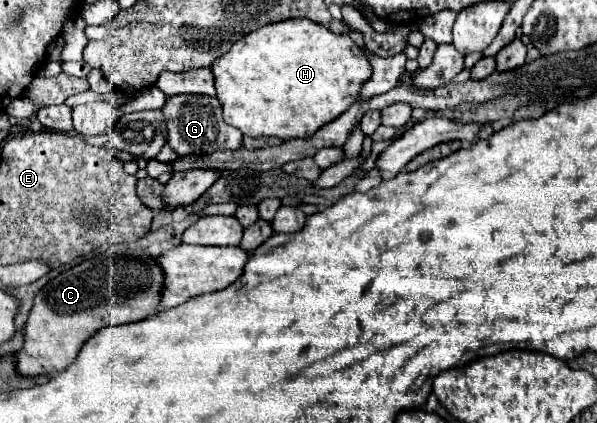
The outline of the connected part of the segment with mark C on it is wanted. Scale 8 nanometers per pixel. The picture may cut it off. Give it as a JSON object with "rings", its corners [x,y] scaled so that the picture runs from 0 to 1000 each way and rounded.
{"rings":[[[245,586],[208,591],[201,600],[184,600],[178,610],[151,610],[97,648],[57,704],[57,723],[50,733],[50,747],[40,775],[40,818],[30,832],[30,861],[27,861],[30,879],[37,889],[67,889],[67,884],[90,889],[94,879],[104,879],[127,851],[141,809],[168,775],[191,771],[191,766],[235,761],[248,747],[258,747],[265,738],[271,686],[275,686],[275,643],[265,629],[261,610],[255,610],[245,596]]]}

